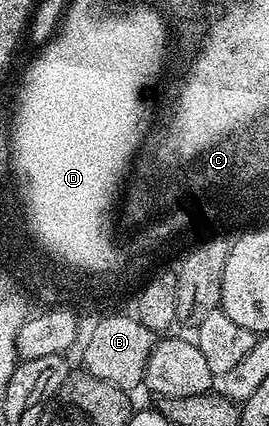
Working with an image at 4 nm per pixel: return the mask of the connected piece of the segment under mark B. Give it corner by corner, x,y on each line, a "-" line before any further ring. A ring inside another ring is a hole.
125,312
104,315
93,328
83,350
83,362
86,373
115,385
121,391
142,385
146,362
153,351
157,336
139,323
135,316

